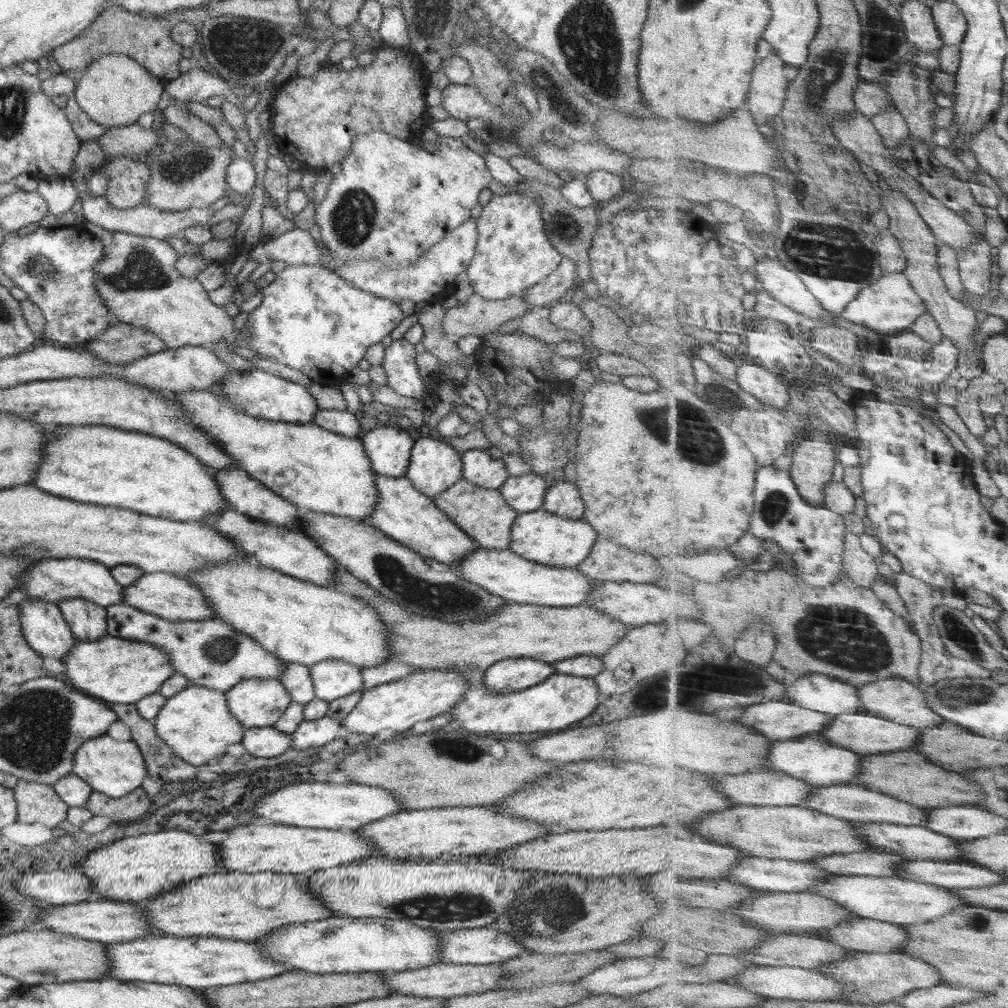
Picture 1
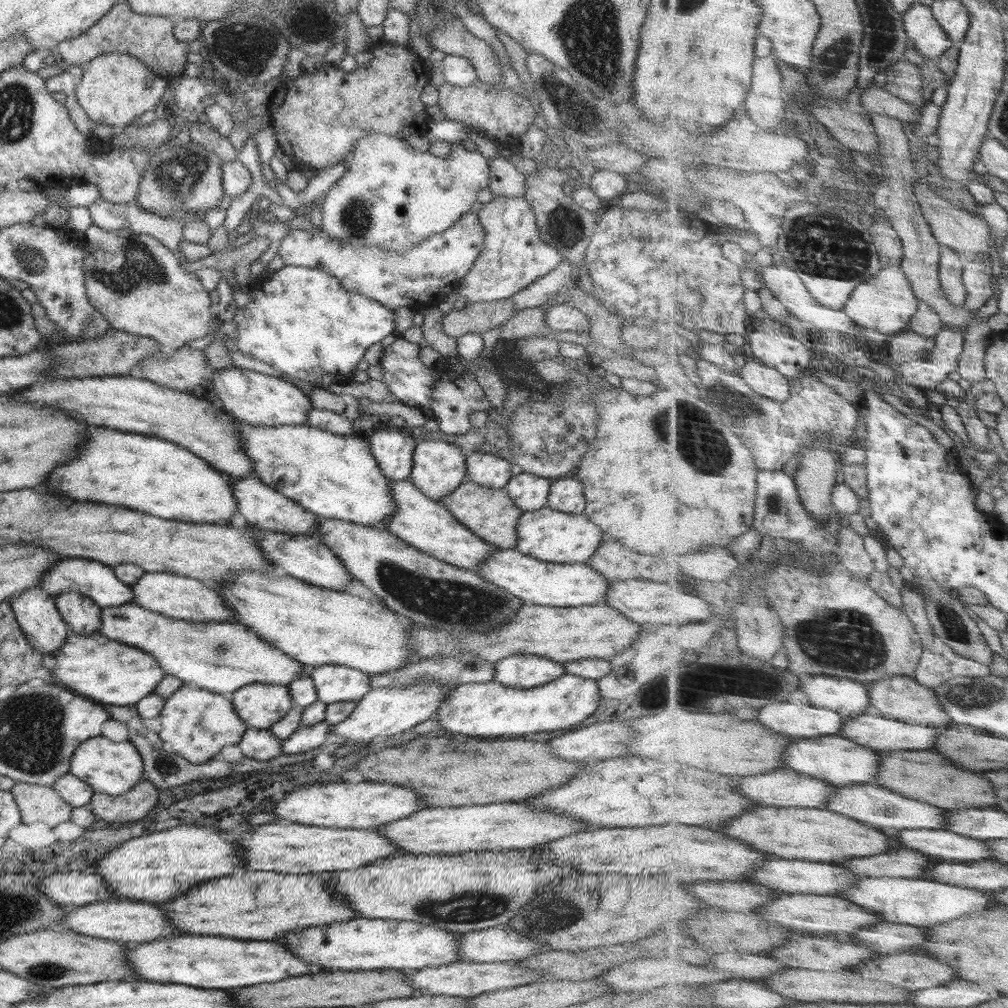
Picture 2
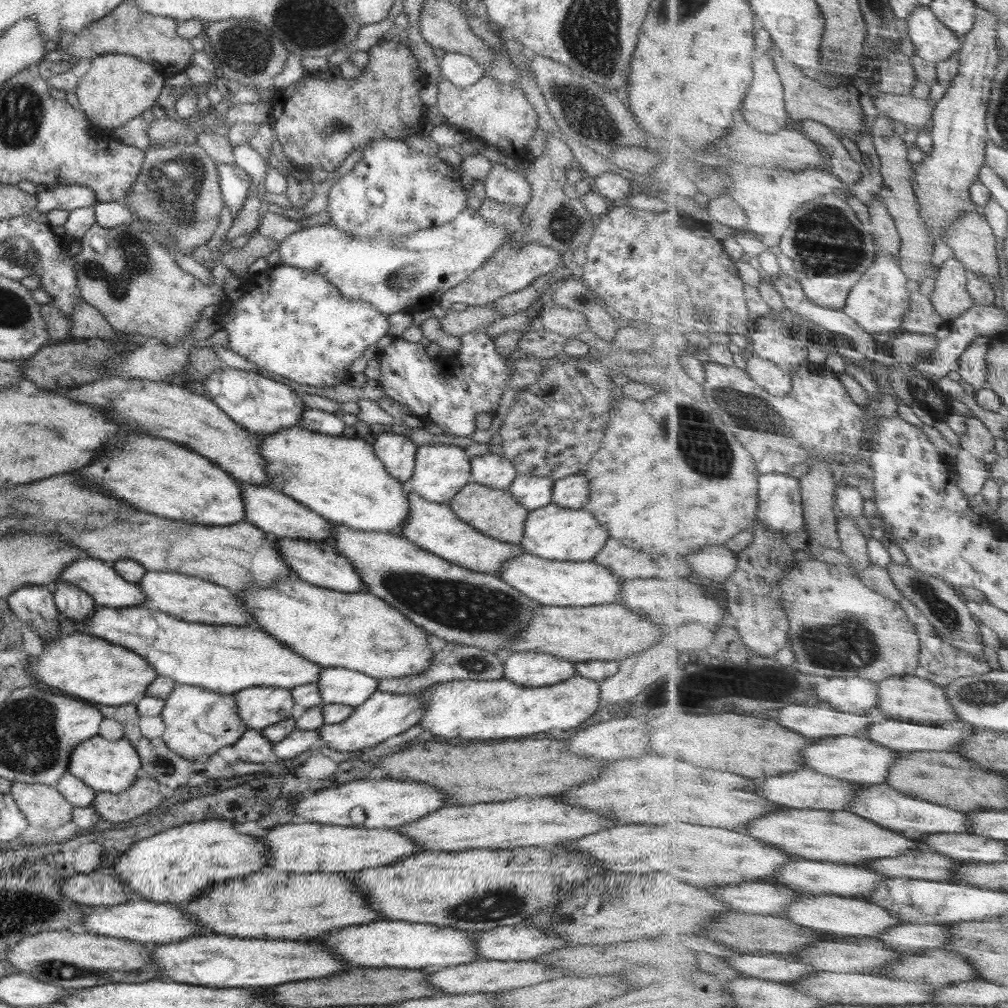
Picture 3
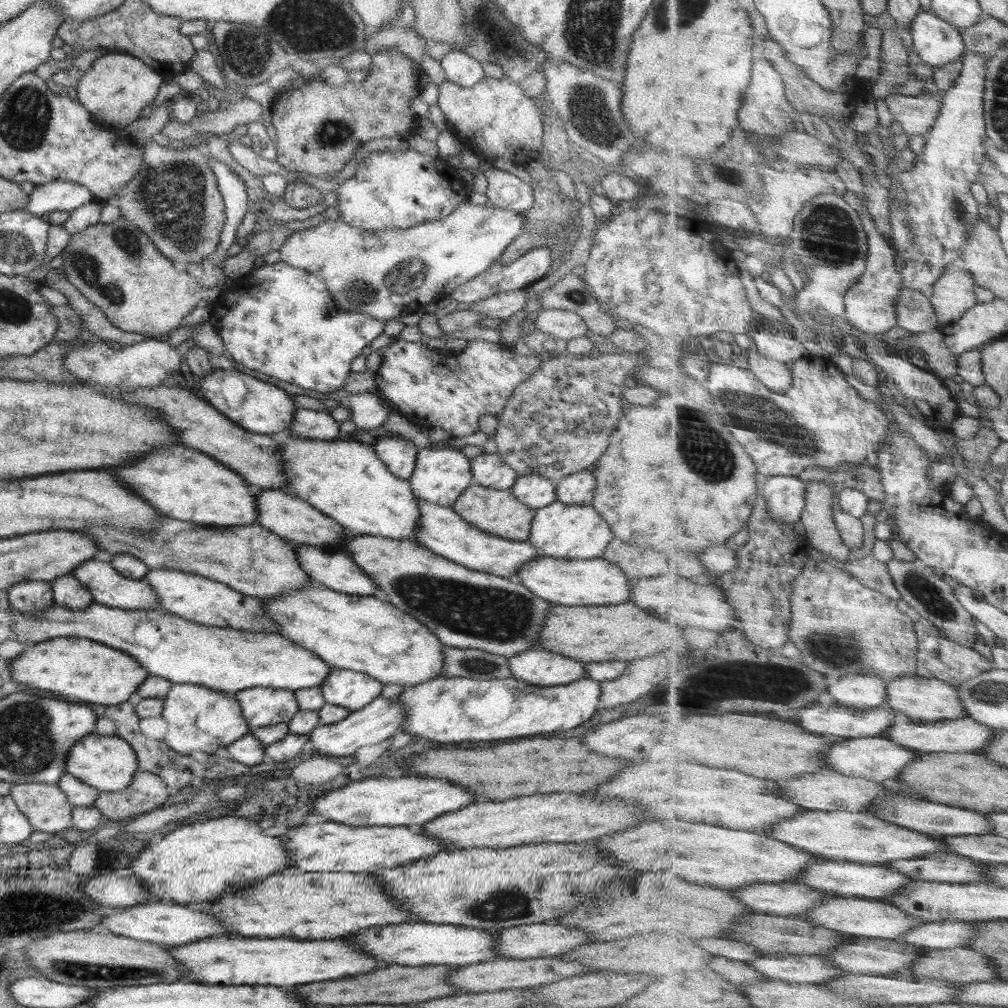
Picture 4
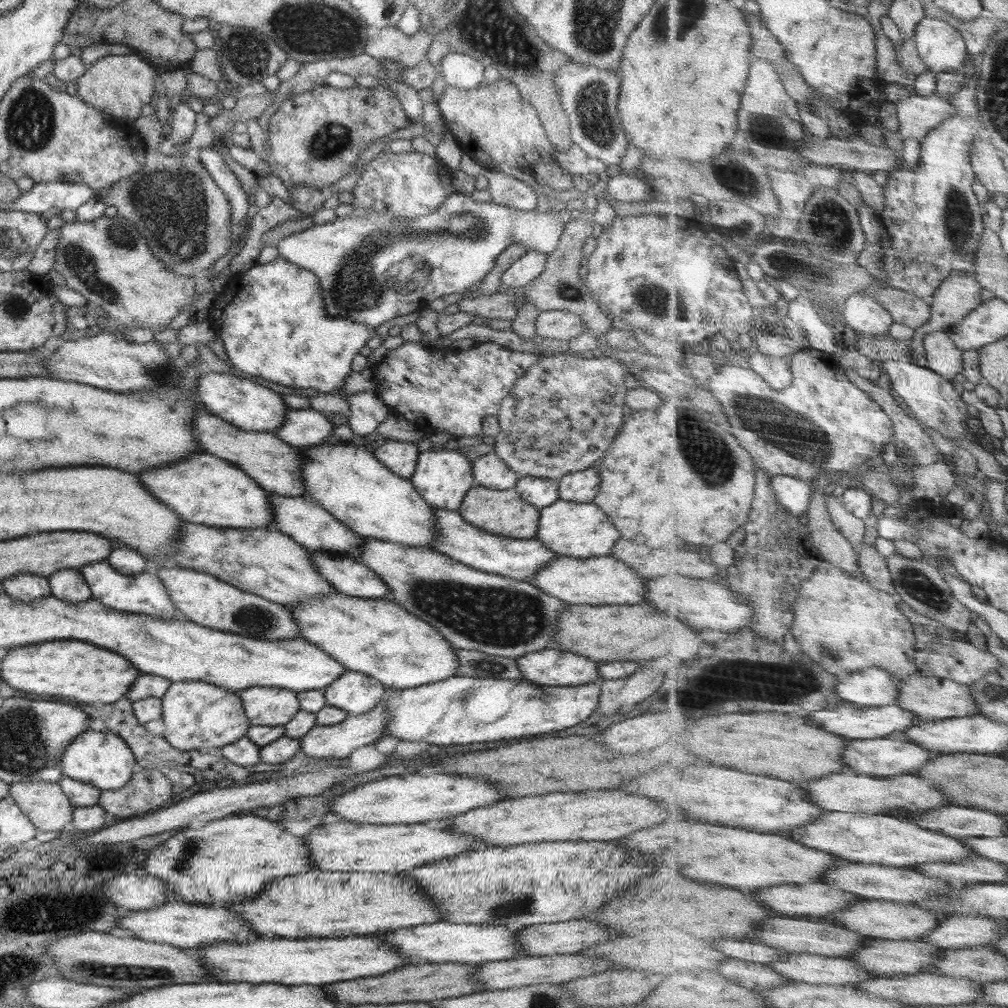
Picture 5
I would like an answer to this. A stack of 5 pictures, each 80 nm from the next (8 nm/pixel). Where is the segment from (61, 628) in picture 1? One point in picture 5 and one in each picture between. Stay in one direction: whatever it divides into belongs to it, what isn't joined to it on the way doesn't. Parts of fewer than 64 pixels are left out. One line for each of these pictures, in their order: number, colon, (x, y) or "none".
2: (36, 612)
3: (33, 604)
4: (32, 596)
5: (26, 587)

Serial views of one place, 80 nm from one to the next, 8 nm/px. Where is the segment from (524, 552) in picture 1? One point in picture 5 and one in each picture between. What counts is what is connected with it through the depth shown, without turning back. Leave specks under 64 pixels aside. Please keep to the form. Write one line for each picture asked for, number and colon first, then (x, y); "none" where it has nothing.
2: (546, 534)
3: (553, 532)
4: (559, 530)
5: (580, 530)

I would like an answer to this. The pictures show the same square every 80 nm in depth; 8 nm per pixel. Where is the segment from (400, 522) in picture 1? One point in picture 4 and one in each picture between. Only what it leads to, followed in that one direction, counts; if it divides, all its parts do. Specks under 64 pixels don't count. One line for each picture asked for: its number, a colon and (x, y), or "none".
2: (426, 524)
3: (434, 527)
4: (441, 530)

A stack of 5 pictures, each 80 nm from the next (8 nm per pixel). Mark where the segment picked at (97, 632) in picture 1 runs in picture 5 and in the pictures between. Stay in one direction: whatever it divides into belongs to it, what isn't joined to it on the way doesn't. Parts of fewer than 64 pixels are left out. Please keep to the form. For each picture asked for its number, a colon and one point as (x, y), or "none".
2: (83, 615)
3: (75, 604)
4: (68, 592)
5: (68, 584)

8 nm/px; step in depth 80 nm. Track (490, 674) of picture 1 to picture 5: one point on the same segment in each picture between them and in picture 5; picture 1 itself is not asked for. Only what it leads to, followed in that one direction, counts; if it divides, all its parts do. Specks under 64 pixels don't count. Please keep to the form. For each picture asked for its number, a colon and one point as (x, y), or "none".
2: (521, 670)
3: (528, 668)
4: (541, 667)
5: (551, 667)

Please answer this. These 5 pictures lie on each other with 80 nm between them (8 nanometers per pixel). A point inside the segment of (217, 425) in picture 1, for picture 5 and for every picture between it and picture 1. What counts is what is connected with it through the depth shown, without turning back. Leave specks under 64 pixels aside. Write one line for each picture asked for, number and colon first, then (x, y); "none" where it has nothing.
2: (336, 477)
3: (341, 479)
4: (345, 480)
5: (347, 480)

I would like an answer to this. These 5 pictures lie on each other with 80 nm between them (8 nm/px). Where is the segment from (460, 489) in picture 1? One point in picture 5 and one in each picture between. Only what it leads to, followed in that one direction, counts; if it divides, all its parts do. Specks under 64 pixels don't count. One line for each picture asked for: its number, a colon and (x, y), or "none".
2: (489, 513)
3: (495, 513)
4: (498, 512)
5: (502, 512)

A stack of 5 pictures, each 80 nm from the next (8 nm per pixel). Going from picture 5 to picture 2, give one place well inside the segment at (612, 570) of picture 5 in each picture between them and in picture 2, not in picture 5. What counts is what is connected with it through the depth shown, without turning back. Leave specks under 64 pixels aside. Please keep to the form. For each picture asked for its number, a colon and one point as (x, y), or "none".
2: (537, 582)
3: (560, 583)
4: (595, 582)

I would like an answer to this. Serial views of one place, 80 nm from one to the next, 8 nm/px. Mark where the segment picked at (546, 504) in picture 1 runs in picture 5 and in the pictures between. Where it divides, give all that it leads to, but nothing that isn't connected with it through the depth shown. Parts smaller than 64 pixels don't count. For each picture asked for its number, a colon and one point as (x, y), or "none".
2: (566, 493)
3: (572, 491)
4: (577, 488)
5: (582, 486)

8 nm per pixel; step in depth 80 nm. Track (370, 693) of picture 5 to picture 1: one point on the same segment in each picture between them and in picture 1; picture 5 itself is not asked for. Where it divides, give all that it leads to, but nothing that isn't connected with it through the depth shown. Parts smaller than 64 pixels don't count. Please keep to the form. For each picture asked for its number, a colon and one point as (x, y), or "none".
1: (332, 679)
2: (334, 683)
3: (343, 686)
4: (353, 690)

